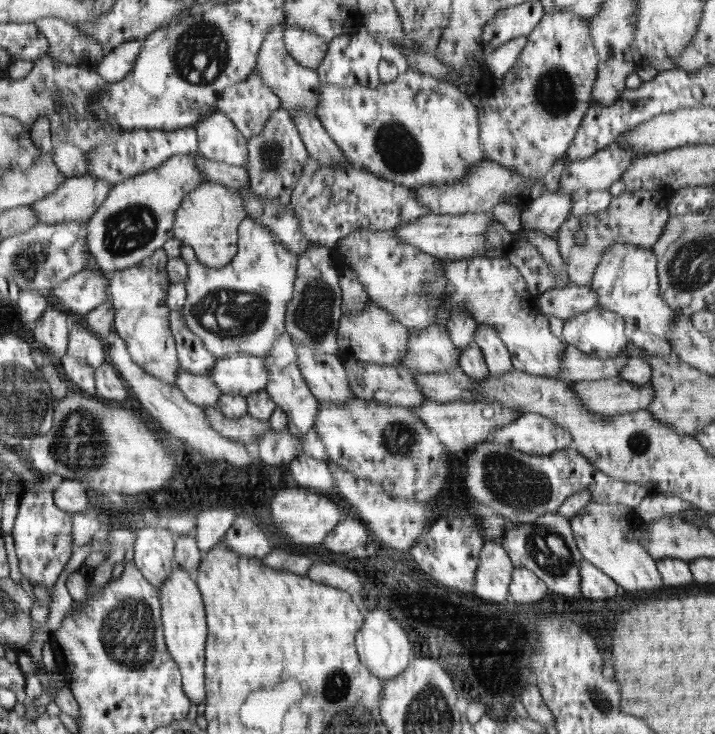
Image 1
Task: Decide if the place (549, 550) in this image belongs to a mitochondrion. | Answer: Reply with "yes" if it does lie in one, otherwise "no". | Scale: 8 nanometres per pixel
yes

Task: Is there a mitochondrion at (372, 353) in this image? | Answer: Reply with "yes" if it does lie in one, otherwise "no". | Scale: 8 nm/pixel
no

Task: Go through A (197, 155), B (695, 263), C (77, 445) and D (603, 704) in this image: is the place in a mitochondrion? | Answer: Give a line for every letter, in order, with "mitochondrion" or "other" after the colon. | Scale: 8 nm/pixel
A: other
B: mitochondrion
C: mitochondrion
D: mitochondrion

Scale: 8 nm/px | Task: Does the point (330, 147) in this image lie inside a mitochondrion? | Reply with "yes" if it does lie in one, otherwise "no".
no

